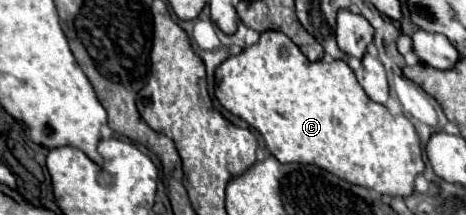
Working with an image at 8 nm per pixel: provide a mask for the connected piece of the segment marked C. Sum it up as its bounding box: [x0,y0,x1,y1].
[215,30,425,198]

